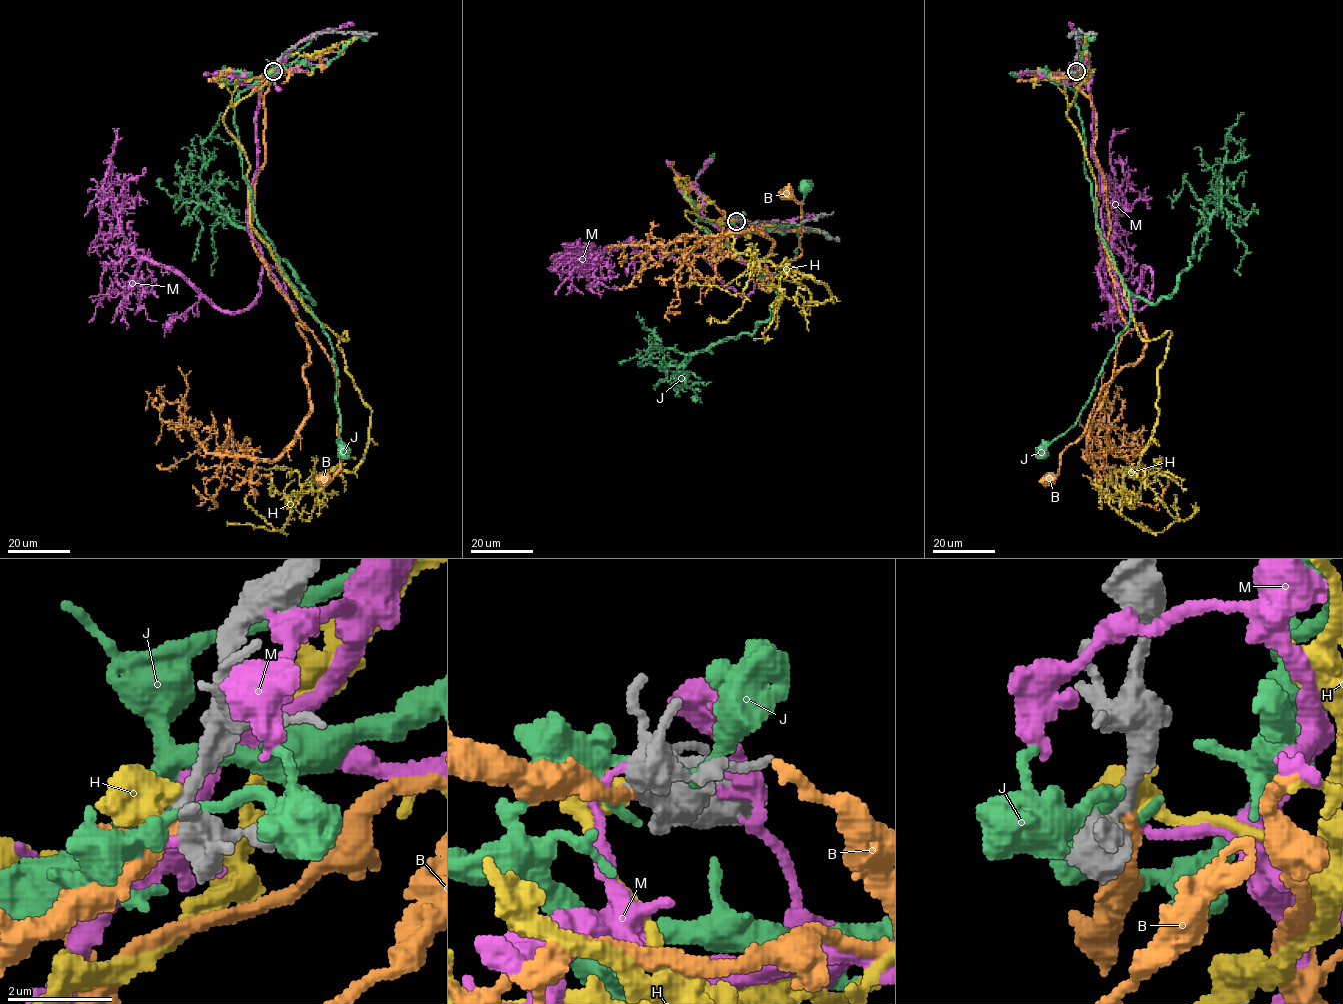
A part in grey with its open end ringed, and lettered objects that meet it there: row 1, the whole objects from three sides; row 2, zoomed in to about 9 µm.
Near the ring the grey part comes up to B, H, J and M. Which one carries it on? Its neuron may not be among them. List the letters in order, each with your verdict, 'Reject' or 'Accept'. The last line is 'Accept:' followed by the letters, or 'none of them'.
B: Accept
H: Reject
J: Reject
M: Reject
Accept: B

